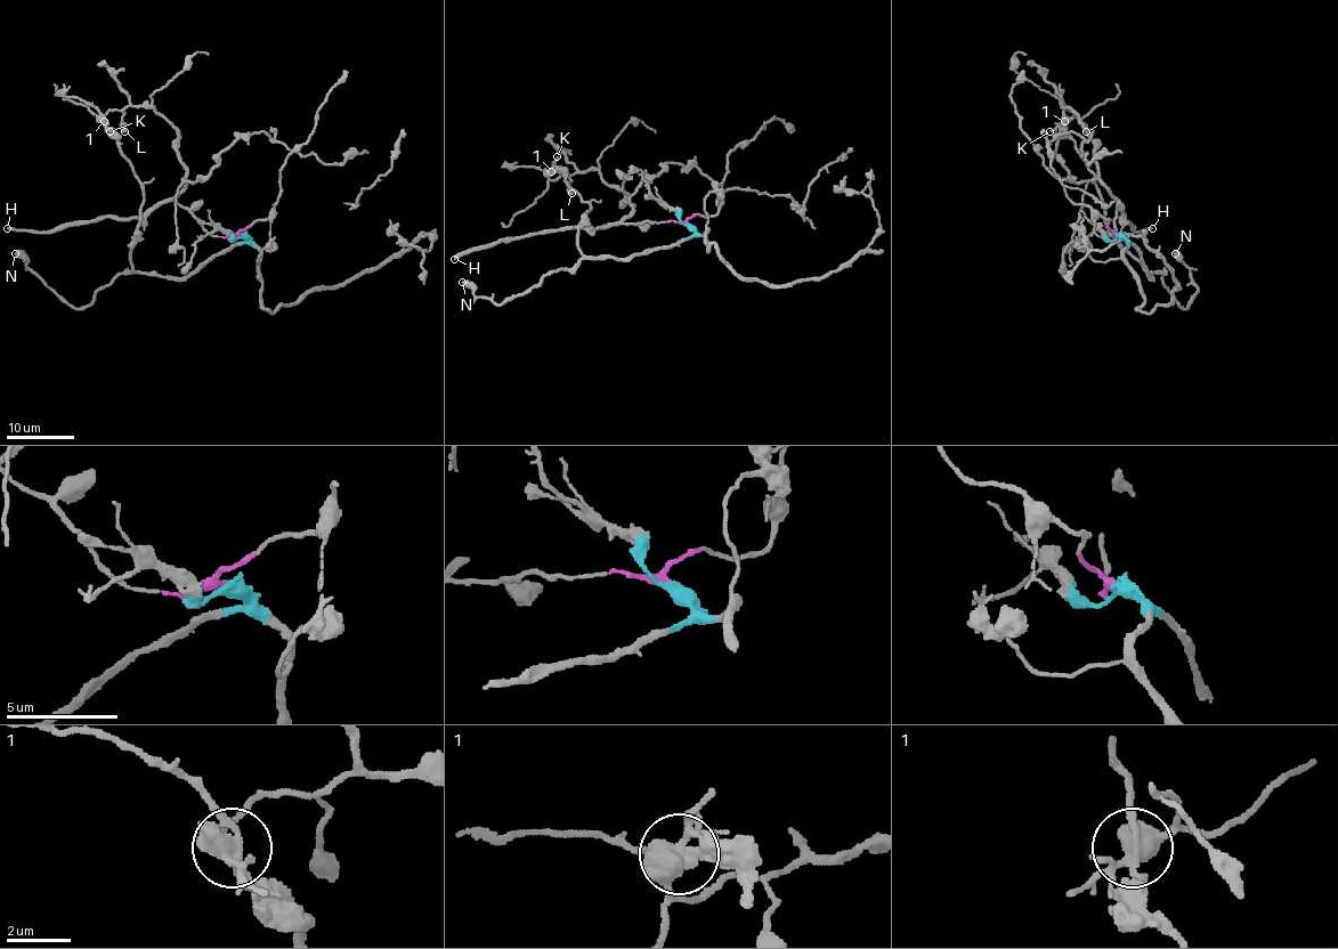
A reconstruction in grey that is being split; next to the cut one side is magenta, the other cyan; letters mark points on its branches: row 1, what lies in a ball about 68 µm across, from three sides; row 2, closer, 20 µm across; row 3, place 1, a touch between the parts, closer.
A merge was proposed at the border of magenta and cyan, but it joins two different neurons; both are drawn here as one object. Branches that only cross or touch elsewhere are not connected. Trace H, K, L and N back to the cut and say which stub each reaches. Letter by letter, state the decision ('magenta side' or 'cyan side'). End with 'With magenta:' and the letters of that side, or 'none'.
H: magenta side
K: magenta side
L: magenta side
N: cyan side
With magenta: H, K, L

